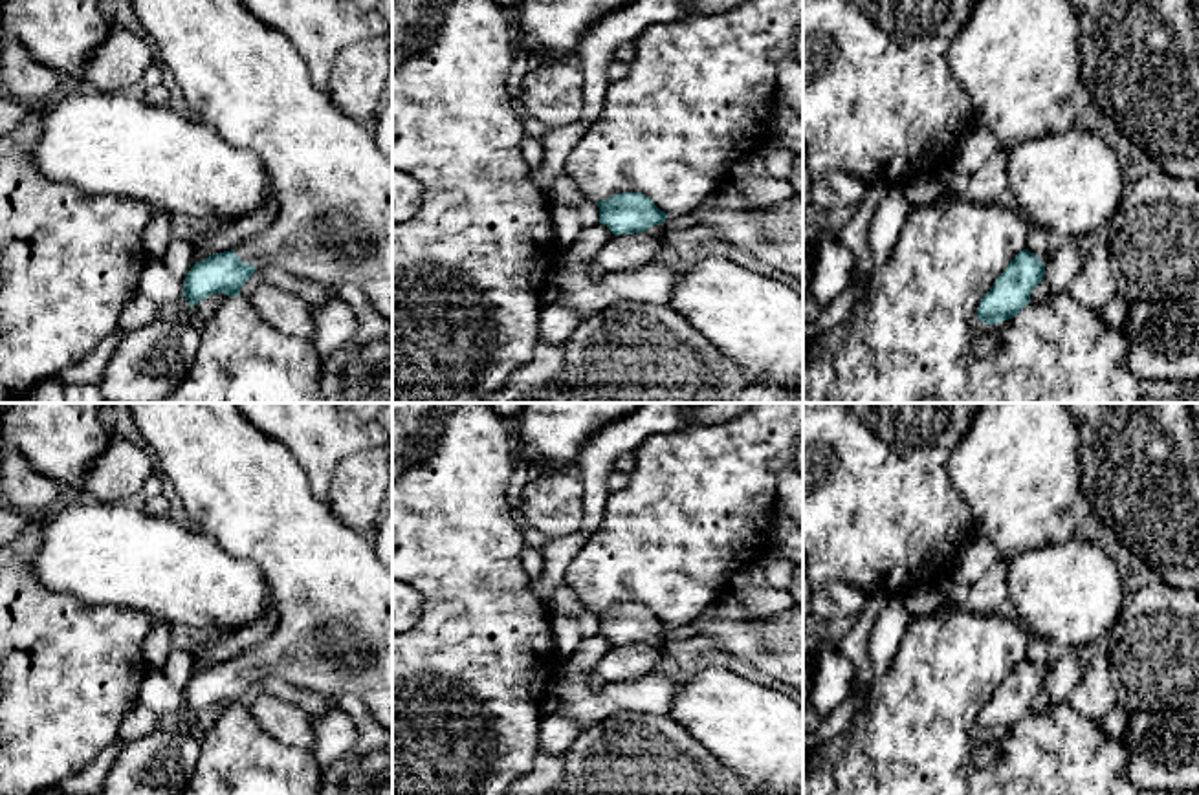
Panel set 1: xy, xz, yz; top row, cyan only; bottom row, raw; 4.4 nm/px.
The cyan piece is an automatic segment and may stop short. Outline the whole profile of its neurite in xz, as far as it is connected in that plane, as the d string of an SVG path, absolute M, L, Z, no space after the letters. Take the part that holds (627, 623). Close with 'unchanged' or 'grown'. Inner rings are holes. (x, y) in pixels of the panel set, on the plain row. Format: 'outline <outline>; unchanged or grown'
outline M642 603L614 604L596 615L600 617L600 634L607 636L614 647L634 643L675 645L664 636L667 625Z; grown

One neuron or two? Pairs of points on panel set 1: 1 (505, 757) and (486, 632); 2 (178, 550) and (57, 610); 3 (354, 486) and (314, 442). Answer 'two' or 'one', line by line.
1: one
2: two
3: two

